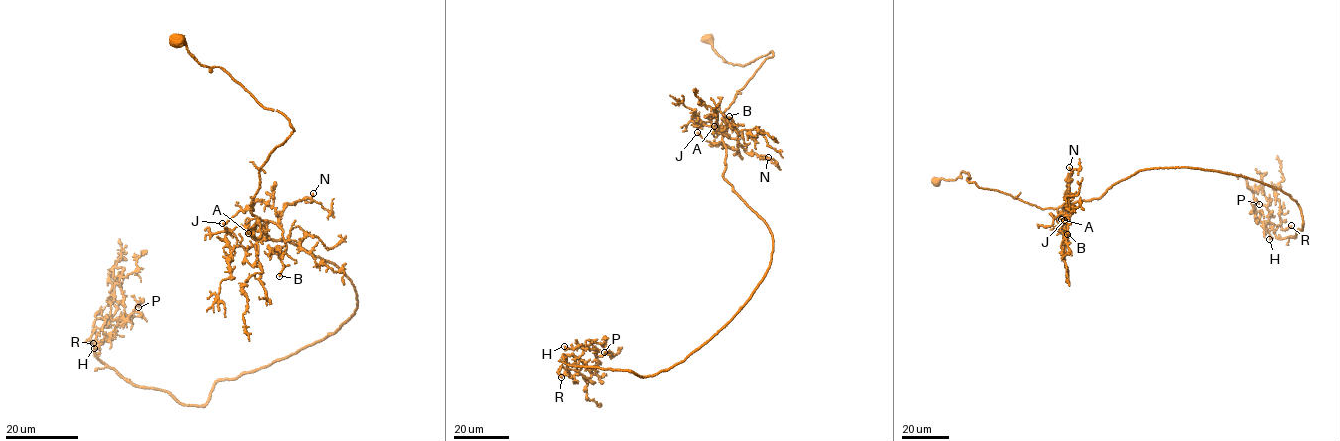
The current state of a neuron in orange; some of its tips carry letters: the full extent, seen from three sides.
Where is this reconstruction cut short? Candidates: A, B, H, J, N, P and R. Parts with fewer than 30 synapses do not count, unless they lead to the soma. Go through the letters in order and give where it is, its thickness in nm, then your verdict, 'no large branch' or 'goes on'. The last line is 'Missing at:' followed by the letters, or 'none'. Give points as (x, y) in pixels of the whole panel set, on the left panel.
A: place (248, 233); calibre 160 nm; no large branch
B: place (279, 276); calibre 220 nm; goes on
H: place (94, 348); calibre 240 nm; no large branch
J: place (222, 223); calibre 180 nm; no large branch
N: place (313, 193); calibre 110 nm; no large branch
P: place (138, 307); calibre 100 nm; no large branch
R: place (93, 343); calibre 140 nm; no large branch
Missing at: B

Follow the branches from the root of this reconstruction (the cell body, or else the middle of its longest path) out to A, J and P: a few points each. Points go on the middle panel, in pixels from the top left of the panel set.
A: (708, 39), (715, 53), (733, 64), (744, 65), (773, 52), (723, 113), (720, 131), (728, 137), (714, 126)
J: (708, 39), (733, 64), (773, 55), (723, 113), (720, 131), (737, 140), (736, 149), (697, 132)
P: (708, 39), (733, 64), (773, 52), (720, 126), (770, 264), (668, 369), (563, 356), (604, 352)

